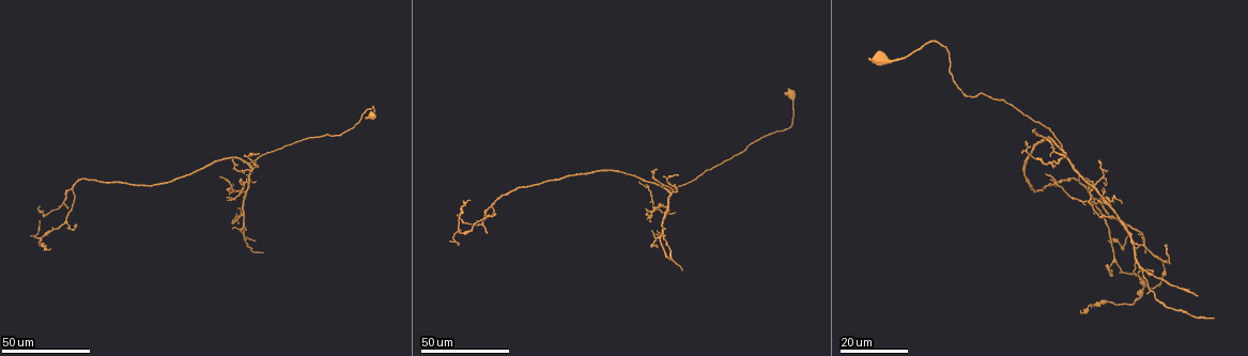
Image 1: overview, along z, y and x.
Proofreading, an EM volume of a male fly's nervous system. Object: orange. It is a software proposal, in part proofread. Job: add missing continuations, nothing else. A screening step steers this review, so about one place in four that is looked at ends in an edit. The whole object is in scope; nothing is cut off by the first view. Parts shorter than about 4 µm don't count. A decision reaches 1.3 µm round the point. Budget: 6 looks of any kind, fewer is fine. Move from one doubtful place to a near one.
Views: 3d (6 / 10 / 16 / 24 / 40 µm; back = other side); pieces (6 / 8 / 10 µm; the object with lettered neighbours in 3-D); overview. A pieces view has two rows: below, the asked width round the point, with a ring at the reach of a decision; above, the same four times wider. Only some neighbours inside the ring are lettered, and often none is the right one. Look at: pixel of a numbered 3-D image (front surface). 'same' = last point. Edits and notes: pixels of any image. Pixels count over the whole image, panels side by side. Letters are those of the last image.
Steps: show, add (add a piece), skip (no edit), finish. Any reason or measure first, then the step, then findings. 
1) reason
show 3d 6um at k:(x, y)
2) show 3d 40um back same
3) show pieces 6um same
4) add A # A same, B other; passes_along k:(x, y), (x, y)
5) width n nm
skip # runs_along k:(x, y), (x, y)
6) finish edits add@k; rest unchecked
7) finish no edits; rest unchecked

branch stops here
show 3d 40um at 1:(255, 238)

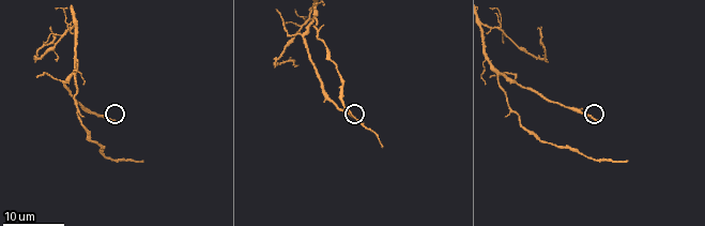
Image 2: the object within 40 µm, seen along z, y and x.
show pieces 6um at 2:(112, 118)

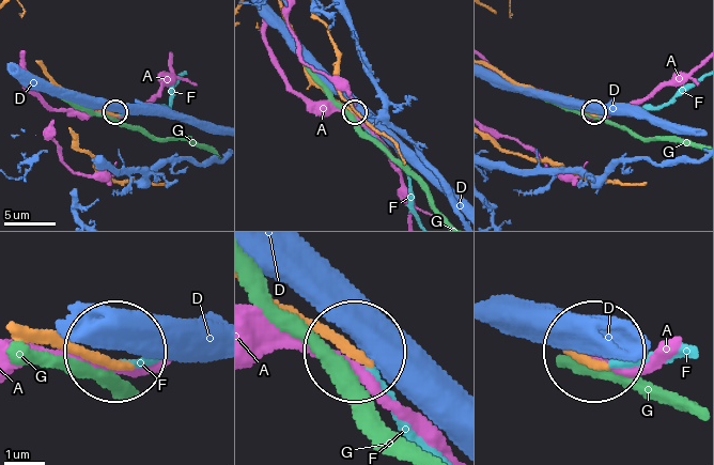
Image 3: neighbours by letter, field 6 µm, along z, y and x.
width 220 nm
add F # A other, D other, F same, G other; it goes on there

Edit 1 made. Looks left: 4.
show overview

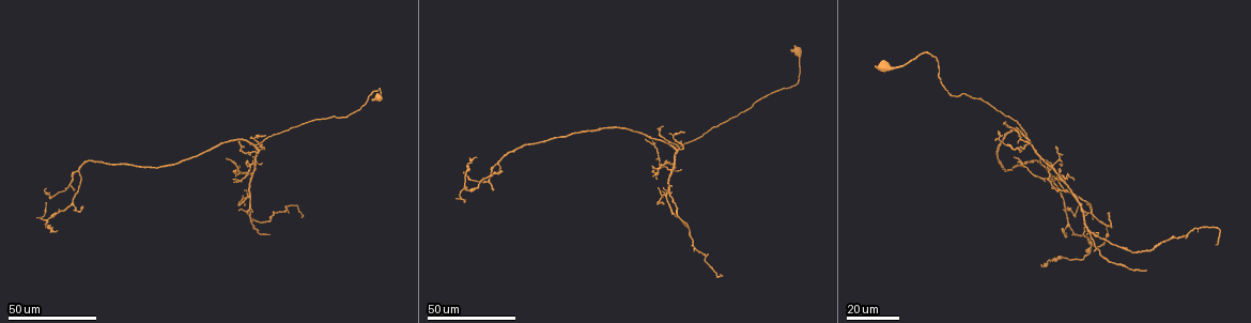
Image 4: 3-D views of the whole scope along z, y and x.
end of a long branch
show 3d 40um at 4:(1147, 272)

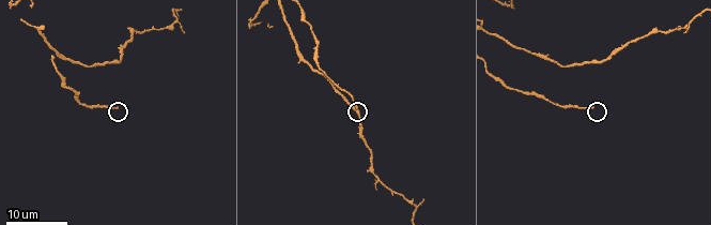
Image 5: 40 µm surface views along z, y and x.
show pieces 10um at 5:(116, 107)

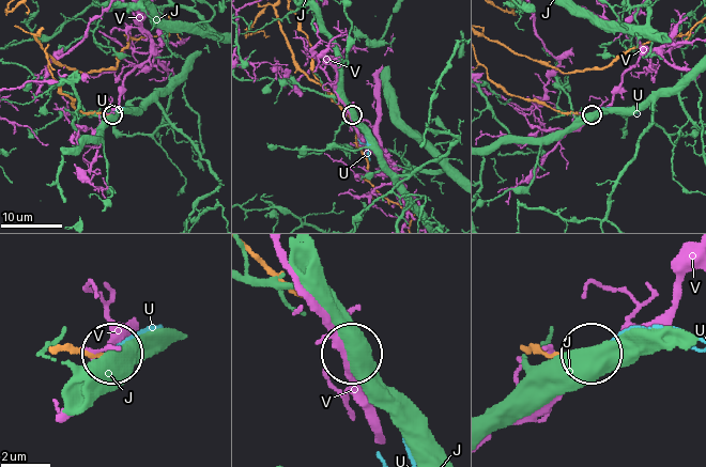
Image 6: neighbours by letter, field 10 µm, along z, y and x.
width 170 nm
add U # J other, U same, V other; it goes on there

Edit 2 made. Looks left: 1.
finish edits add@3, add@6; rest unchecked

